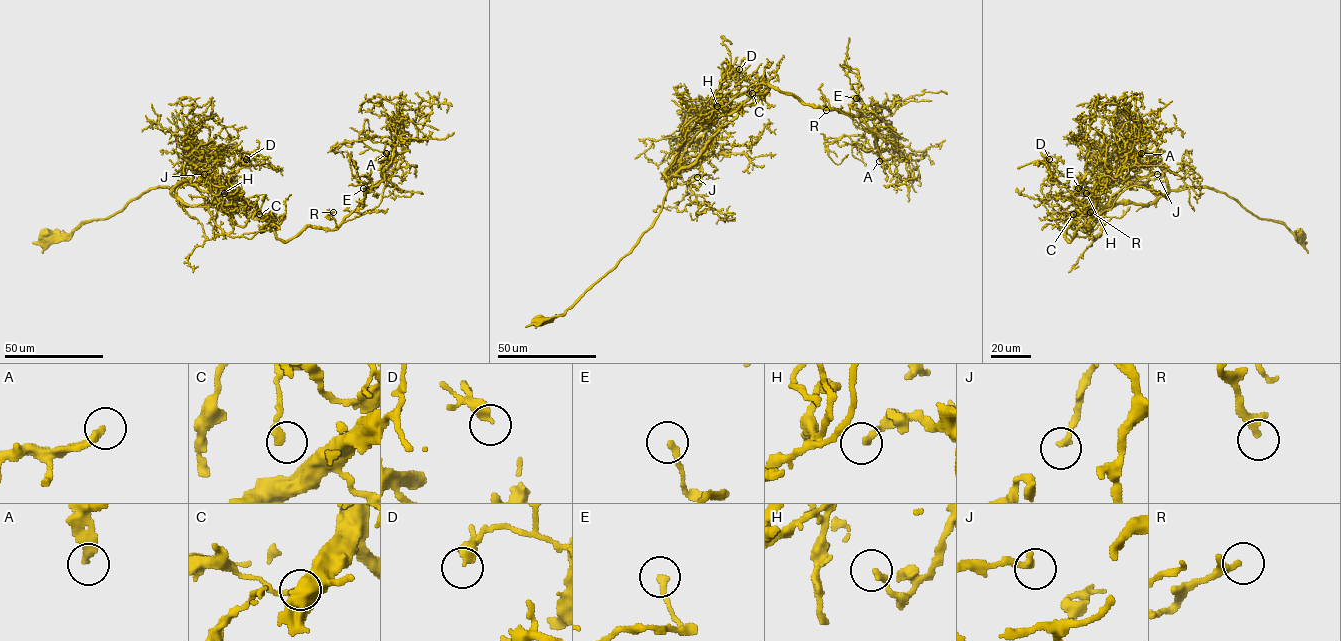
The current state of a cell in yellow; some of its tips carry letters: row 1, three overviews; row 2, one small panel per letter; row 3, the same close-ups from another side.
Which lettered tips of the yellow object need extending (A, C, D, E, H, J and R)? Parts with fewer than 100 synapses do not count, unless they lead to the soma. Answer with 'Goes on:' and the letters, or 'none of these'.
Goes on: A

